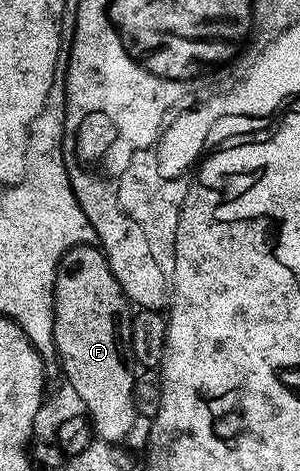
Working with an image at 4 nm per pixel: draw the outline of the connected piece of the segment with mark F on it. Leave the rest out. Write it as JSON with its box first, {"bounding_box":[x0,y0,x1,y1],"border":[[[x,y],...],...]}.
{"bounding_box":[53,245,137,444],"border":[[[88,245],[74,247],[63,255],[55,274],[55,316],[53,317],[53,341],[58,366],[63,366],[62,378],[73,388],[84,401],[86,414],[94,434],[102,442],[118,444],[135,427],[137,412],[133,385],[136,372],[131,371],[133,363],[131,351],[131,323],[133,307],[127,295],[121,289],[113,269],[98,246]]]}

